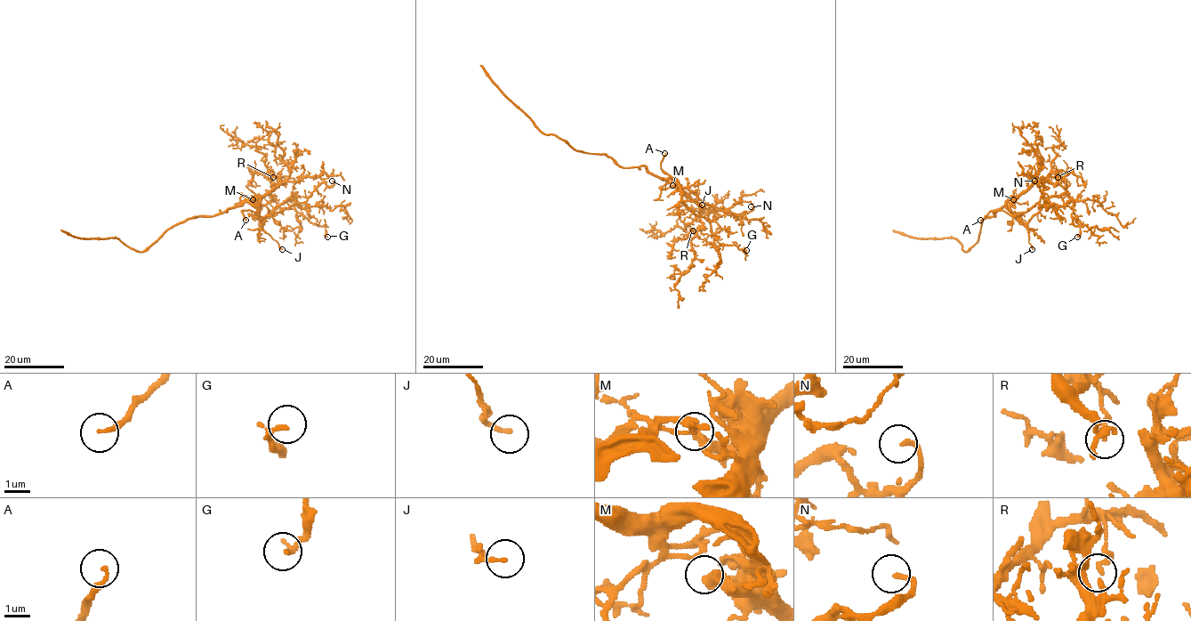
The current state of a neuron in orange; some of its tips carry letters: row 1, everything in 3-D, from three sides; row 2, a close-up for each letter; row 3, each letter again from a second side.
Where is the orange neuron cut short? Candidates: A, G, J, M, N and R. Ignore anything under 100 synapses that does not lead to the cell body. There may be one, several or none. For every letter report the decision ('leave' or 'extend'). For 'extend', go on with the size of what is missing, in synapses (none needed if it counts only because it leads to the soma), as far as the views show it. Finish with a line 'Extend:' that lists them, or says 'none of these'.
A: extend
G: leave
J: leave
M: leave
N: leave
R: leave
Extend: A

